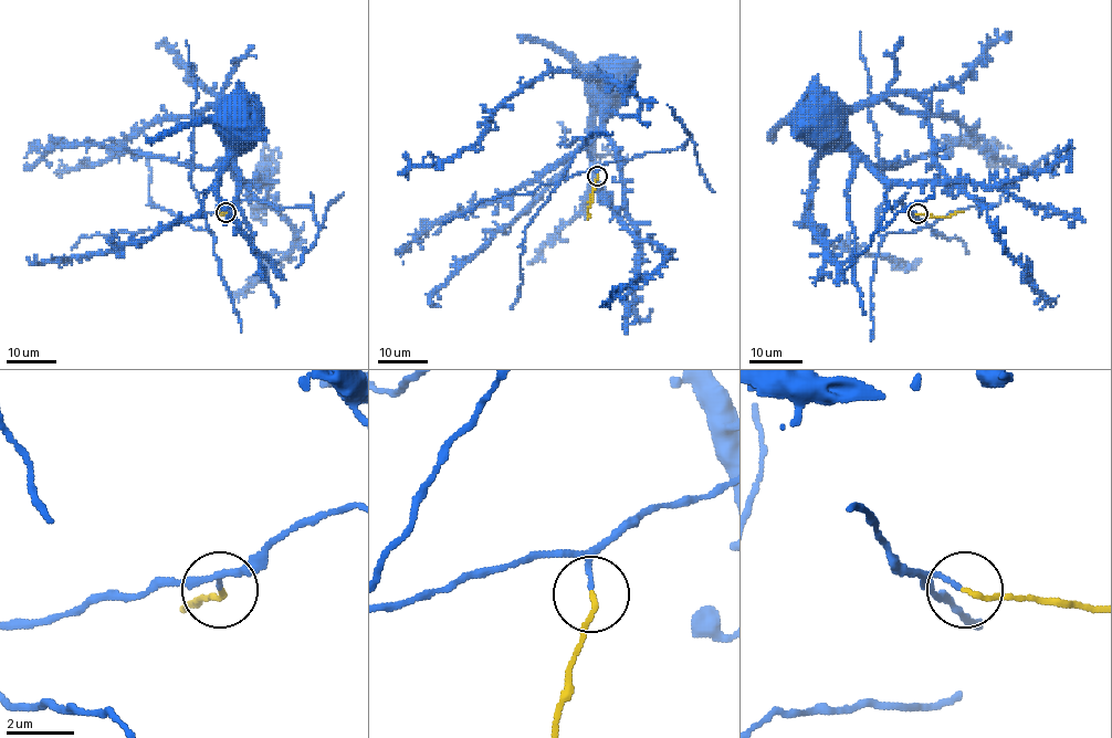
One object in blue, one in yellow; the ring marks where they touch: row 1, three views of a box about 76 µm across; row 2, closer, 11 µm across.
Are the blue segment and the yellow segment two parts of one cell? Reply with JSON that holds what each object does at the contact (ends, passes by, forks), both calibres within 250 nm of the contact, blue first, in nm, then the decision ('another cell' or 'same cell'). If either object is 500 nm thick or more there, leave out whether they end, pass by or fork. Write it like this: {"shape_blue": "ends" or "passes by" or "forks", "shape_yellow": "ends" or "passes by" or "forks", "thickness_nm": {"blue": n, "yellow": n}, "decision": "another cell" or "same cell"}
{"shape_blue": "ends", "shape_yellow": "ends", "thickness_nm": {"blue": 120, "yellow": 130}, "decision": "same cell"}

